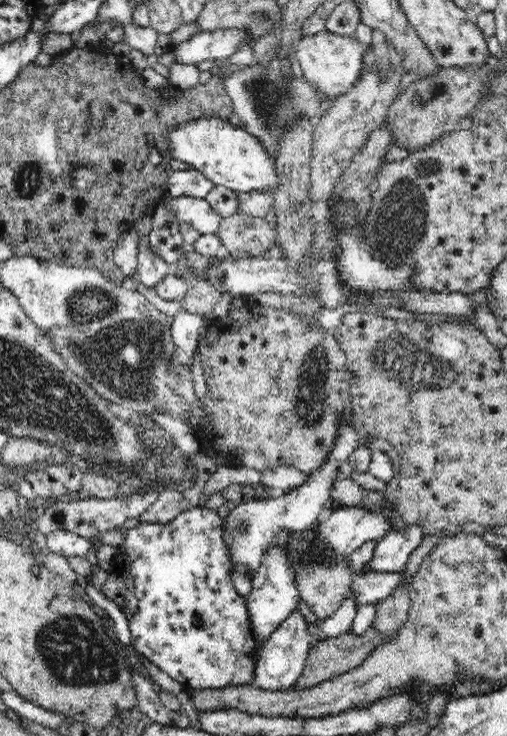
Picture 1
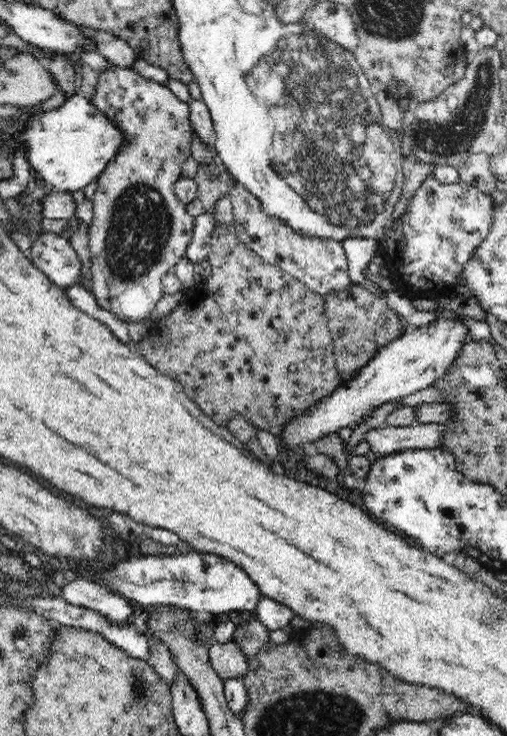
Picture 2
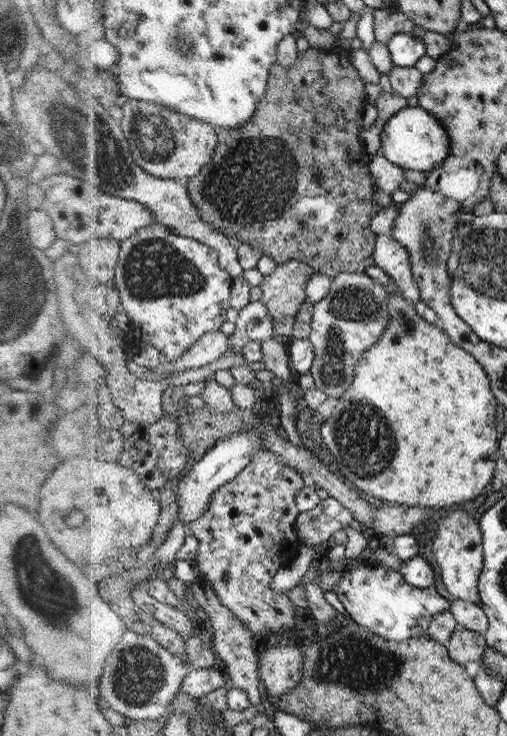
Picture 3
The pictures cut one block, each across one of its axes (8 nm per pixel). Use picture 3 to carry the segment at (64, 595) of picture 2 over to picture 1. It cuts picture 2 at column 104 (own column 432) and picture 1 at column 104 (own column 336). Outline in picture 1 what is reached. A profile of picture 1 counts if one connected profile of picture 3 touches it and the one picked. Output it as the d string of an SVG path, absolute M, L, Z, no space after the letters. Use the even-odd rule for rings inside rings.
M201 504L181 512L168 524L148 524L141 523L132 529L124 531L125 538L121 546L116 548L116 553L112 560L112 567L107 571L108 580L102 586L102 593L106 598L118 605L118 608L128 619L131 632L132 647L136 654L142 655L150 662L154 663L162 672L166 672L174 680L184 684L187 689L215 689L234 686L246 686L252 684L255 674L255 664L260 656L260 643L254 635L252 629L251 614L248 614L246 598L239 596L234 588L232 575L234 570L234 559L232 559L232 547L226 541L226 523L224 523L225 509L208 509Z

